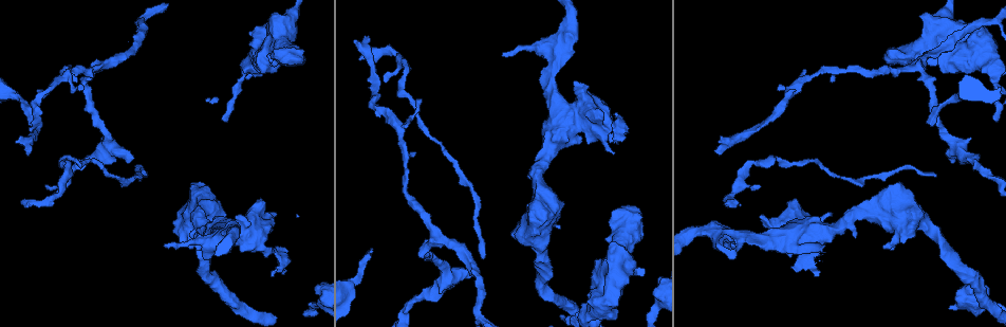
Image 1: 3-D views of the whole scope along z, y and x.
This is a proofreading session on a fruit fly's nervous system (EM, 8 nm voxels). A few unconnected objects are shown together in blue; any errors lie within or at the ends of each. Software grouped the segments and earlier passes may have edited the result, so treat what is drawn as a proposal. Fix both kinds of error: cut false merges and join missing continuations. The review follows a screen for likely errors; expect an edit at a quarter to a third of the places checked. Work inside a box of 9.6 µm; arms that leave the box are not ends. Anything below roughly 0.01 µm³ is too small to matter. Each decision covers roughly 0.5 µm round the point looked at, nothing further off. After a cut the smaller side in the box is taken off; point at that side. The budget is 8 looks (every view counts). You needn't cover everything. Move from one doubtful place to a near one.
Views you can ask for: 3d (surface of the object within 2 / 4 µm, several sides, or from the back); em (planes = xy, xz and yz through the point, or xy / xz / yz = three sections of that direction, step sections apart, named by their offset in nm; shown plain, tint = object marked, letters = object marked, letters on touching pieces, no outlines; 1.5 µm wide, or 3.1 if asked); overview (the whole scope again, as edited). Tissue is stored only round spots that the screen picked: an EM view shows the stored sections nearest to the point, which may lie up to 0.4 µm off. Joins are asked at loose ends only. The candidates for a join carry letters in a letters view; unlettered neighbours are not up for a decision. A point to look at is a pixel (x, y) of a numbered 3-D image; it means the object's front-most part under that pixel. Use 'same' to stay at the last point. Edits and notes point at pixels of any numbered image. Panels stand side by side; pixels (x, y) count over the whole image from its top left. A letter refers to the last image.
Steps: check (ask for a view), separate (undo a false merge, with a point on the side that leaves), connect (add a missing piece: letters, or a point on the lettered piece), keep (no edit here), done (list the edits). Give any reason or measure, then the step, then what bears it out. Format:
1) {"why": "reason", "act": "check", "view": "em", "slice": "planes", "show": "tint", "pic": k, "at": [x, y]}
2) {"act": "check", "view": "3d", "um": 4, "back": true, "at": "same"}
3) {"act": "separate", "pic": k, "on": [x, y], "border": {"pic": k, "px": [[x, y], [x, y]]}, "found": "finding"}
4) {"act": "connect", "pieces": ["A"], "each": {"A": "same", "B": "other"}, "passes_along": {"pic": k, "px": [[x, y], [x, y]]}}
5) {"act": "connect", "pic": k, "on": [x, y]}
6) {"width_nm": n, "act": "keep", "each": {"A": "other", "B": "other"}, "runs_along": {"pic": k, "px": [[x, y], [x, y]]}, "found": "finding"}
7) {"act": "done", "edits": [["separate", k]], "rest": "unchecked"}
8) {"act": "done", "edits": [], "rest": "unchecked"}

{"why": "thin end", "act": "check", "view": "3d", "um": 2, "pic": 1, "at": [371, 254]}

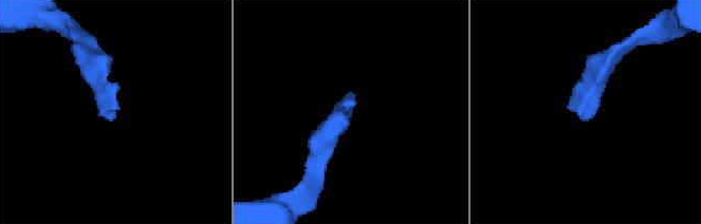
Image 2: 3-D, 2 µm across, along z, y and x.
{"act": "check", "view": "em", "slice": "xy", "step": 4, "show": "letters", "pic": 2, "at": [348, 115]}

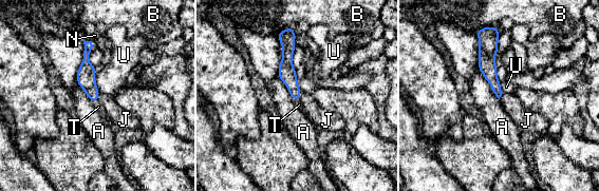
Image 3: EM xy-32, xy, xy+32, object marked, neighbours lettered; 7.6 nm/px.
{"why": "cut it another way", "act": "check", "view": "em", "slice": "planes", "show": "letters", "at": "same"}

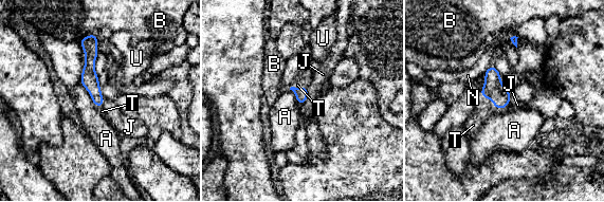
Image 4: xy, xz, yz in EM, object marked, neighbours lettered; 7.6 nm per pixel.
{"width_nm": 90, "act": "connect", "pieces": ["T"], "each": {"A": "other", "B": "other", "J": "other", "N": "other", "T": "same", "U": "other"}, "passes_along": {"pic": 4, "px": [[493, 89], [492, 100], [483, 109]]}, "found": "it goes on there"}

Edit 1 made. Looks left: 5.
{"why": "calibre changes", "act": "check", "view": "3d", "um": 4, "back": true, "pic": 1, "at": [294, 56]}

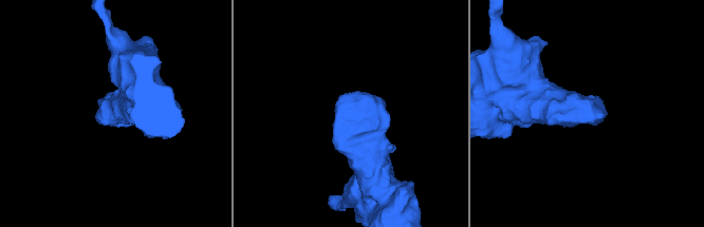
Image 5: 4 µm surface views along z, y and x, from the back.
{"why": "shape alone is not enough", "act": "check", "view": "em", "slice": "yz", "step": 8, "show": "tint", "pic": 5, "at": [352, 111]}

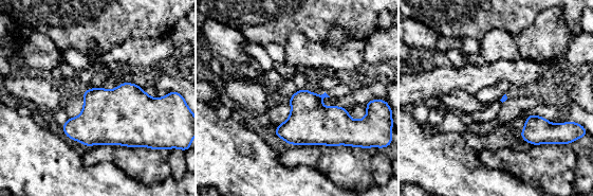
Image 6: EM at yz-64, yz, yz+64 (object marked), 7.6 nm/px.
{"why": "another direction", "act": "check", "view": "em", "slice": "planes", "show": "letters", "at": "same"}

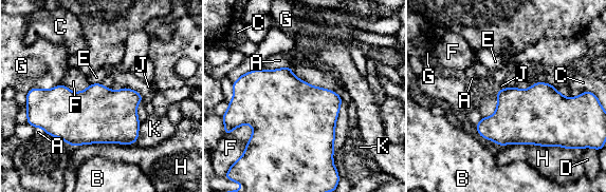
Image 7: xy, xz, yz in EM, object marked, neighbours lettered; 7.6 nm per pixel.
{"act": "keep", "each": {"A": "other", "B": "other", "C": "other", "D": "other", "E": "other", "F": "other", "G": "other", "H": "other", "J": "other", "K": "other"}, "border": {"pic": 7, "px": [[250, 123], [252, 135], [244, 146]]}, "found": "continuous, no second cell"}

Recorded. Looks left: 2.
{"why": "an open end", "act": "check", "view": "3d", "um": 2, "pic": 1, "at": [146, 177]}

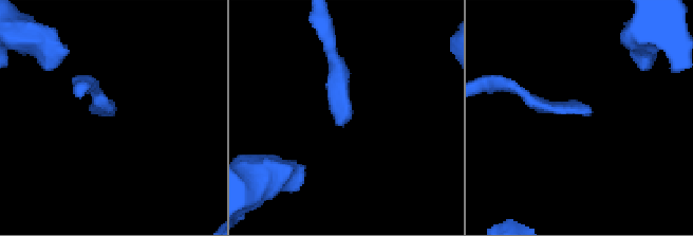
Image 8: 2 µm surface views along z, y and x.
{"act": "check", "view": "em", "slice": "planes", "show": "letters", "pic": 8, "at": [347, 121]}

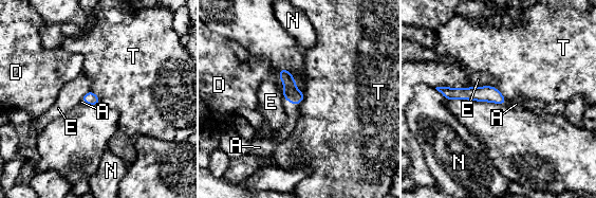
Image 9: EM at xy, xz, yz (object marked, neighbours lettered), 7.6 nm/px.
{"act": "connect", "pieces": ["A"], "each": {"A": "same", "D": "other", "E": "other", "N": "other", "T": "other"}, "passes_along": {"pic": 9, "px": [[295, 96], [291, 103], [292, 111]]}, "found": "the cell continues"}

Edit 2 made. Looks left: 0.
{"act": "done", "edits": [["connect", 4], ["connect", 9]], "rest": "unchecked"}

